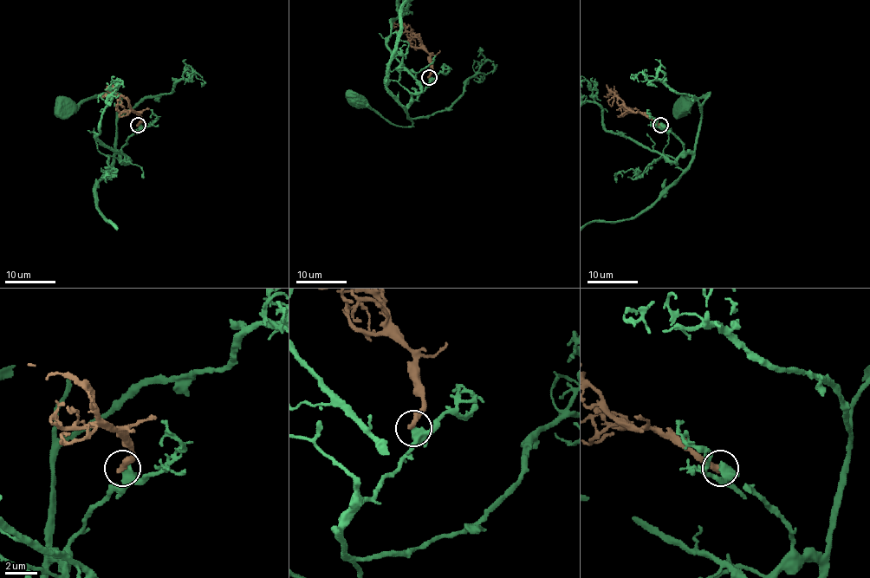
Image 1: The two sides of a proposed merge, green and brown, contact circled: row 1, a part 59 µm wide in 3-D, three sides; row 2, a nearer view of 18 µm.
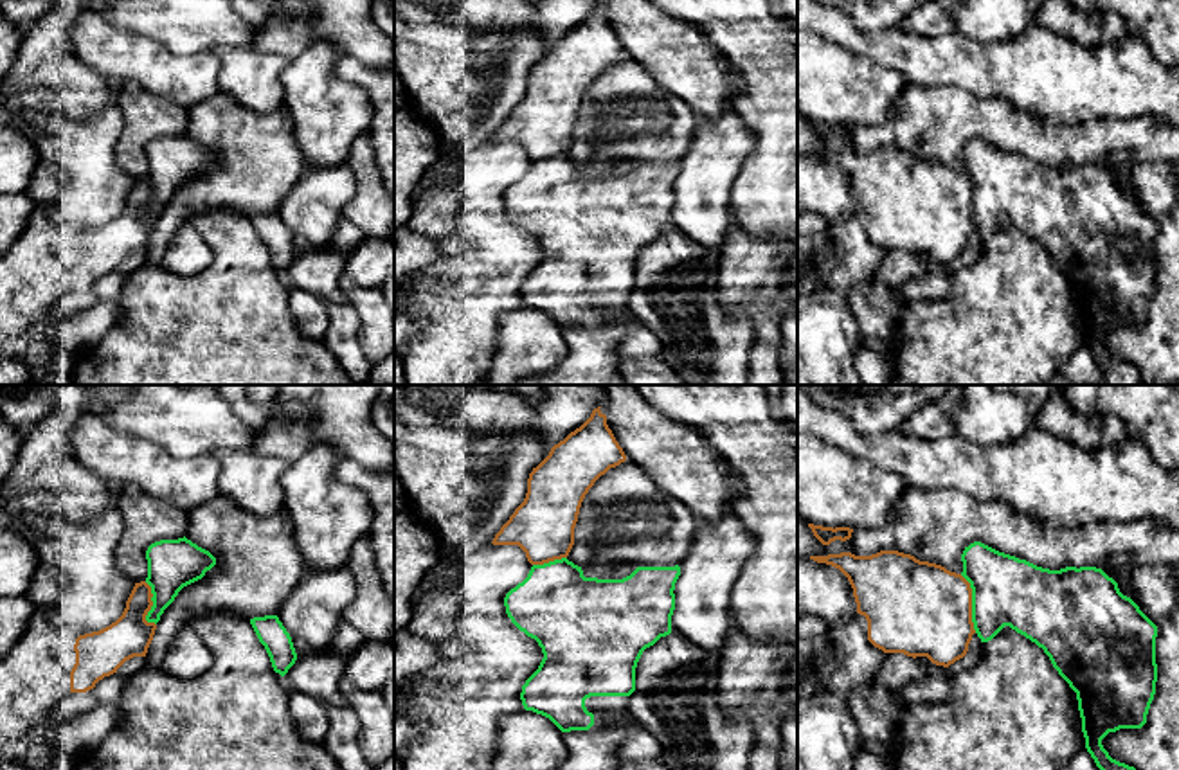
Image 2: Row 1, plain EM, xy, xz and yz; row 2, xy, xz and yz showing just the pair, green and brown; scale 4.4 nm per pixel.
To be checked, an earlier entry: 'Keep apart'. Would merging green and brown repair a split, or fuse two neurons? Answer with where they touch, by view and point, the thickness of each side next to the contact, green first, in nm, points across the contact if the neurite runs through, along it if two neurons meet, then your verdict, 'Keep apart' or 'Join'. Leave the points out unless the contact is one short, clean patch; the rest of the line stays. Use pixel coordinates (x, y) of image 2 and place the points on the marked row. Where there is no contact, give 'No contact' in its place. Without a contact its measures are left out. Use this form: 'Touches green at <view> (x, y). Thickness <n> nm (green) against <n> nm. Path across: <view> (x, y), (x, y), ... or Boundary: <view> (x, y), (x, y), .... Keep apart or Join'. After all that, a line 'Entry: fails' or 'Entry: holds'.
Touches green at yz (972, 603). Thickness 300 nm (green) against 420 nm. Boundary: yz (960, 574), (971, 589), (971, 621), (976, 632). Keep apart
Entry: holds

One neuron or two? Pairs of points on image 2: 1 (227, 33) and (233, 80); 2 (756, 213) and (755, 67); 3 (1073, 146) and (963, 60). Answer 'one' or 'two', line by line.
1: two
2: one
3: two

